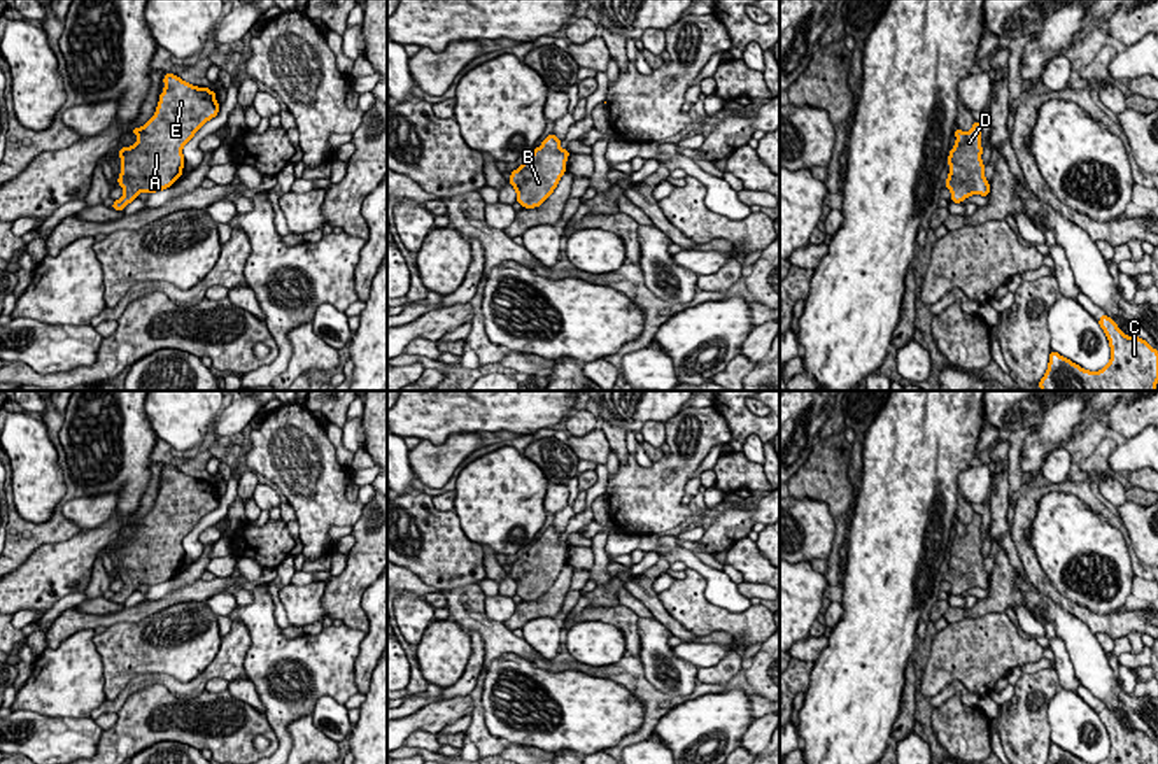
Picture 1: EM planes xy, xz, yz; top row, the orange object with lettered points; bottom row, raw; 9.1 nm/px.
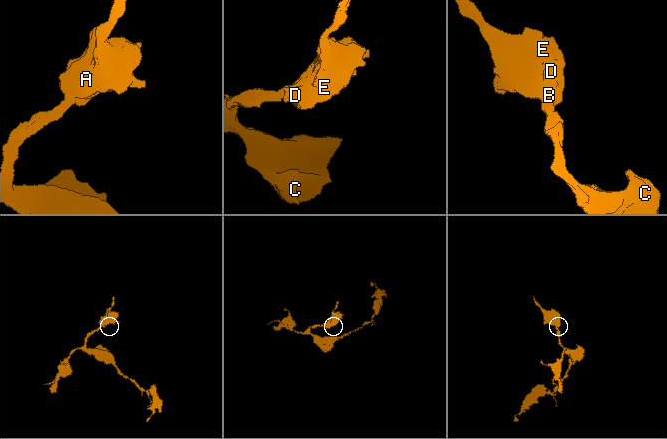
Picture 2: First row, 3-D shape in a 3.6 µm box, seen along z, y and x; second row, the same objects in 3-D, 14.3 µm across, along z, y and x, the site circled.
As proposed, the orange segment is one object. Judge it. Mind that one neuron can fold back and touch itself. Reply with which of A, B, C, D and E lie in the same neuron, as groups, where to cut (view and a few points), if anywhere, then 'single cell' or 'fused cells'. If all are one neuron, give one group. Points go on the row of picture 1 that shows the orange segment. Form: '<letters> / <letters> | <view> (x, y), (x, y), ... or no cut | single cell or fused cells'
A B C D E | no cut | single cell

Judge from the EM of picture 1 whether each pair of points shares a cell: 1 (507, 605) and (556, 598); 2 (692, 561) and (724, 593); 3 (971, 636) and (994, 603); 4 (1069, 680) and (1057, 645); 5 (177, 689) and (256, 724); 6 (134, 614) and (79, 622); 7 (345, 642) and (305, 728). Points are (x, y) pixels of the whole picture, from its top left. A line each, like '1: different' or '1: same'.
1: different
2: same
3: different
4: same
5: different
6: same
7: different

